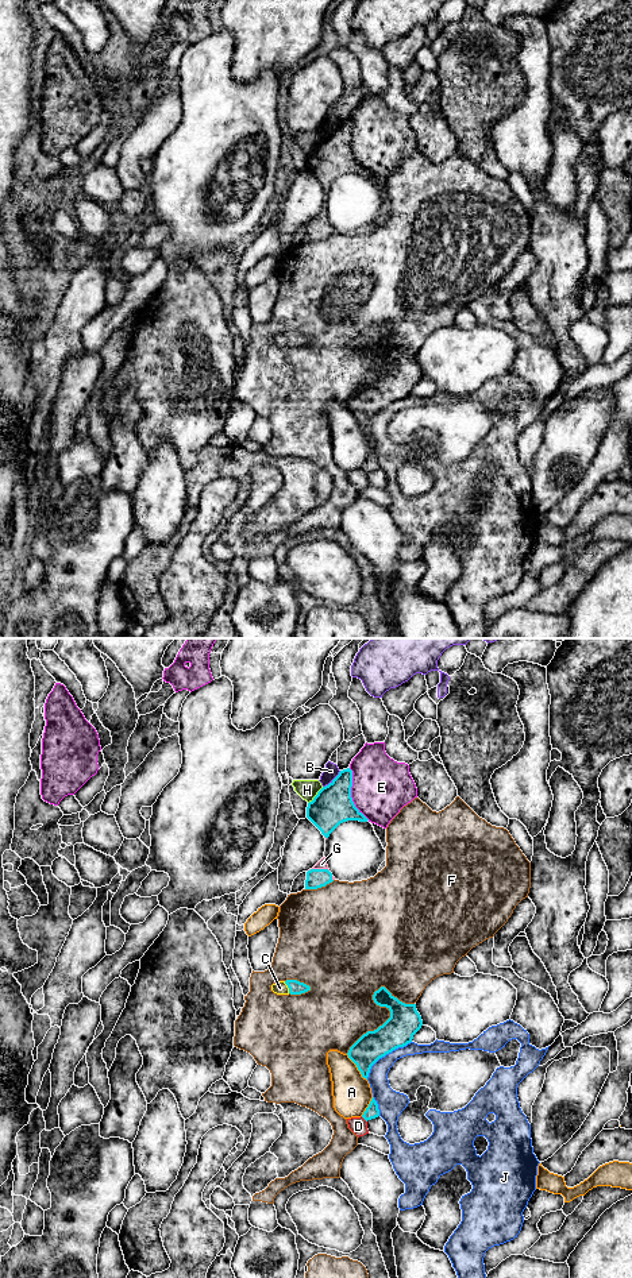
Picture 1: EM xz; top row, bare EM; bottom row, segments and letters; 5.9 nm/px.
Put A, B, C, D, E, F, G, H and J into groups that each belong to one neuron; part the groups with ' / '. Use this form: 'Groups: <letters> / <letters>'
Groups: A / B / C G / D / E / F / H / J

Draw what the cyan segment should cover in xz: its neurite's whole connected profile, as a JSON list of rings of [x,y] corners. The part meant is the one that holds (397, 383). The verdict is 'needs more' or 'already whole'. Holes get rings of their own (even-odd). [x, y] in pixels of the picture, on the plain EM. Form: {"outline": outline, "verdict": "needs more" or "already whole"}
{"outline": [[[385,339],[374,344],[373,352],[390,363],[390,370],[374,383],[363,386],[348,402],[348,410],[367,432],[371,418],[386,406],[412,394],[423,372],[416,356],[405,356]]], "verdict": "already whole"}

